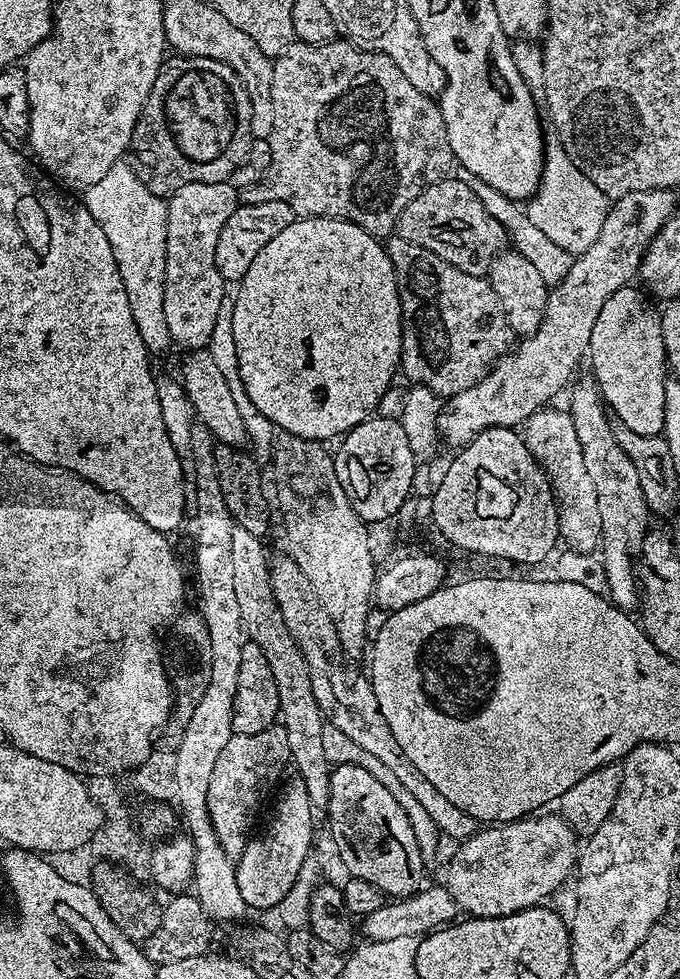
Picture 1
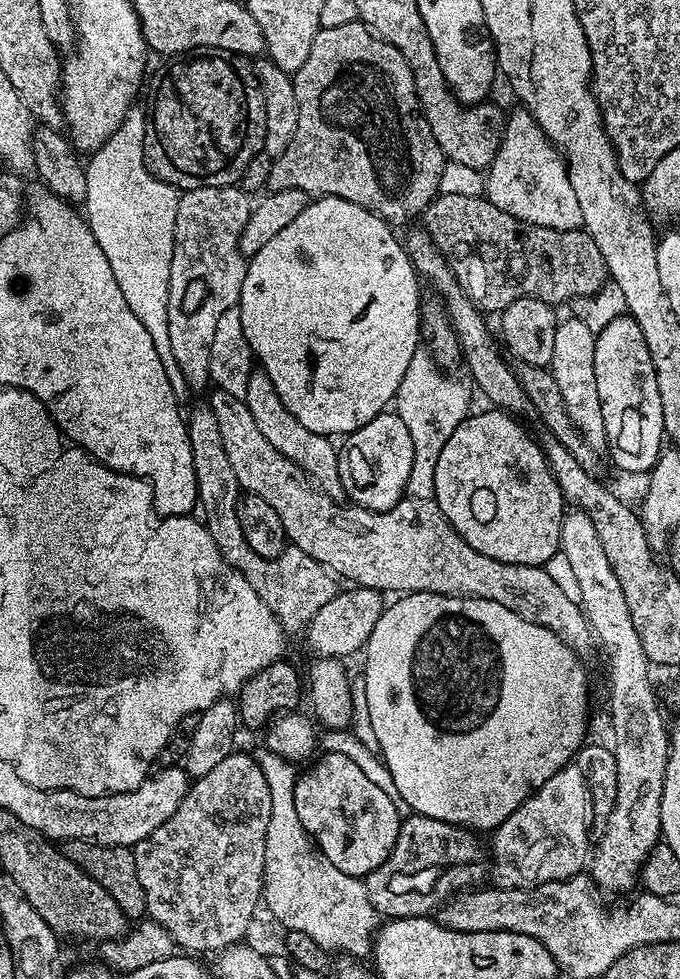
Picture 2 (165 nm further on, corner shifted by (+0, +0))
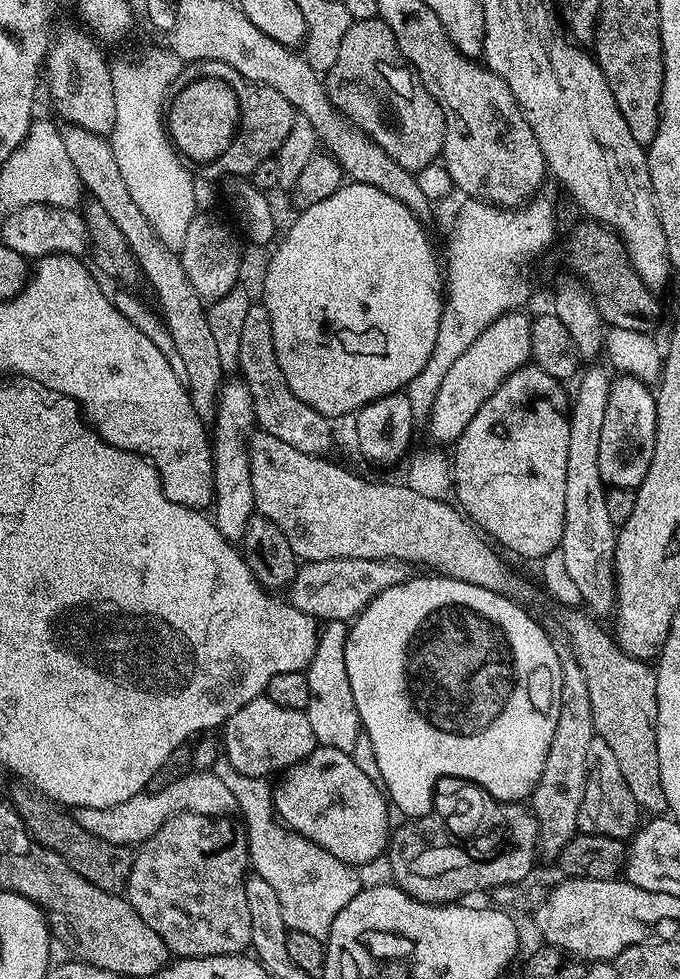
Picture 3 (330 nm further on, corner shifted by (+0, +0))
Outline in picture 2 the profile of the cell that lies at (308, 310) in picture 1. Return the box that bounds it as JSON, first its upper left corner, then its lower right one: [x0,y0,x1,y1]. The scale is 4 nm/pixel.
[239,196,422,438]

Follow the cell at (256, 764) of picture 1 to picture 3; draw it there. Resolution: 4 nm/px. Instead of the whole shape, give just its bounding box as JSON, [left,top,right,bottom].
[126,812,252,958]

